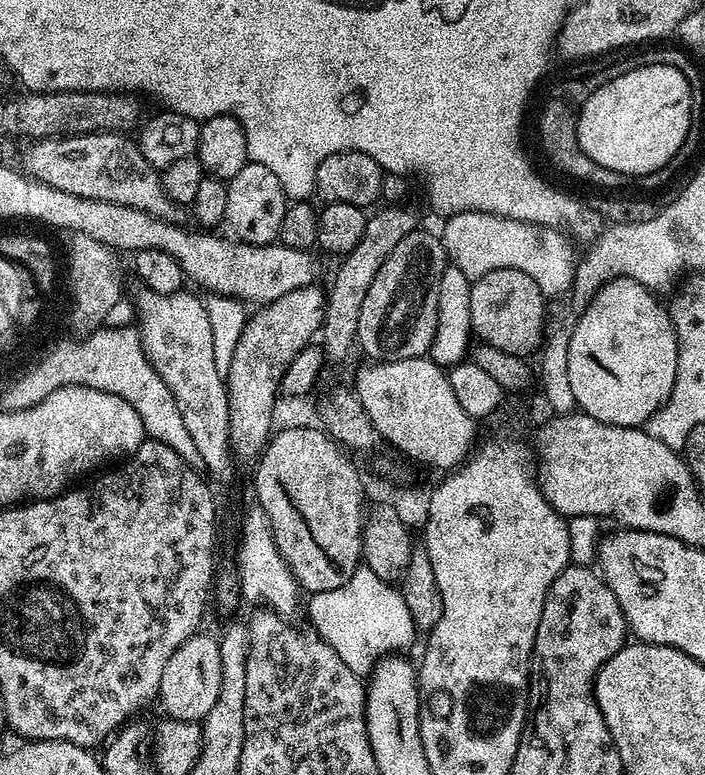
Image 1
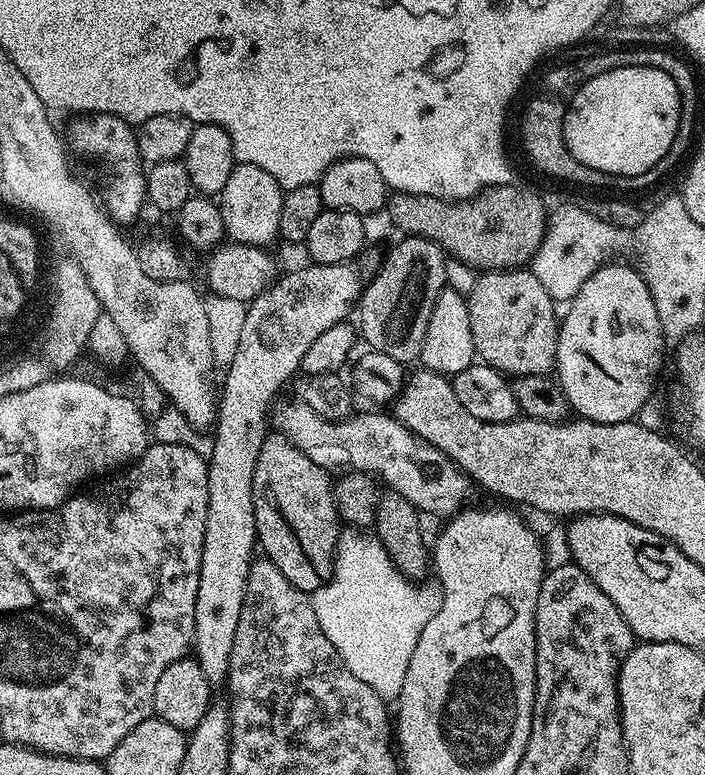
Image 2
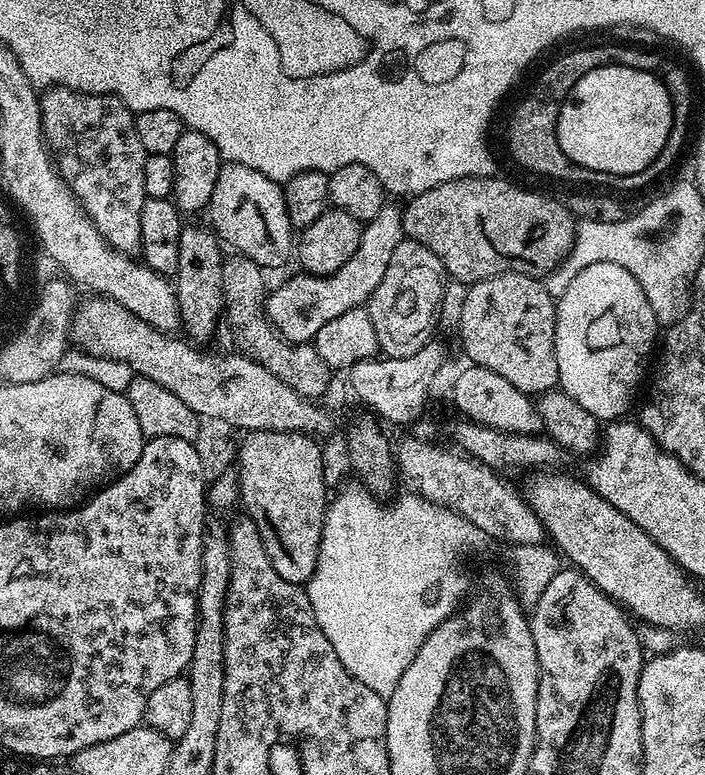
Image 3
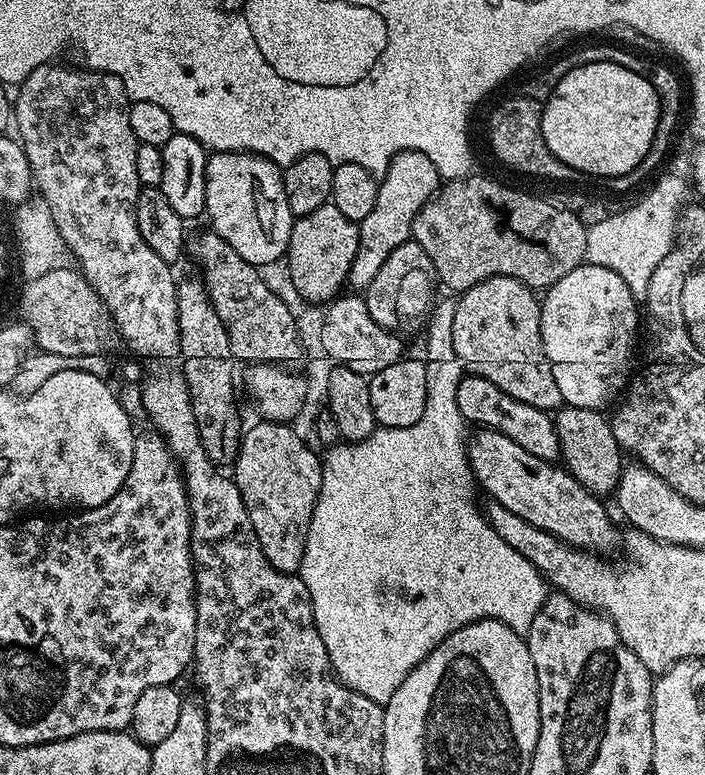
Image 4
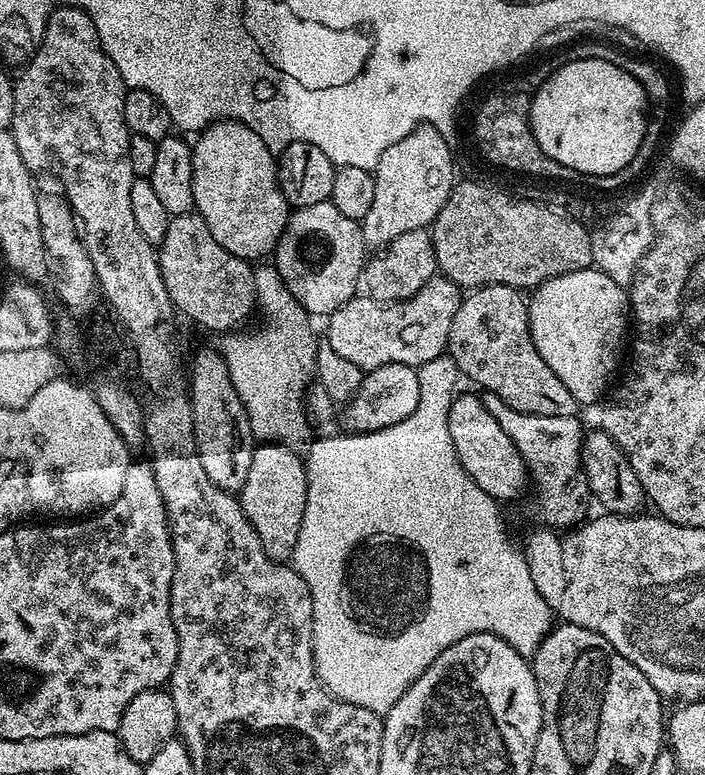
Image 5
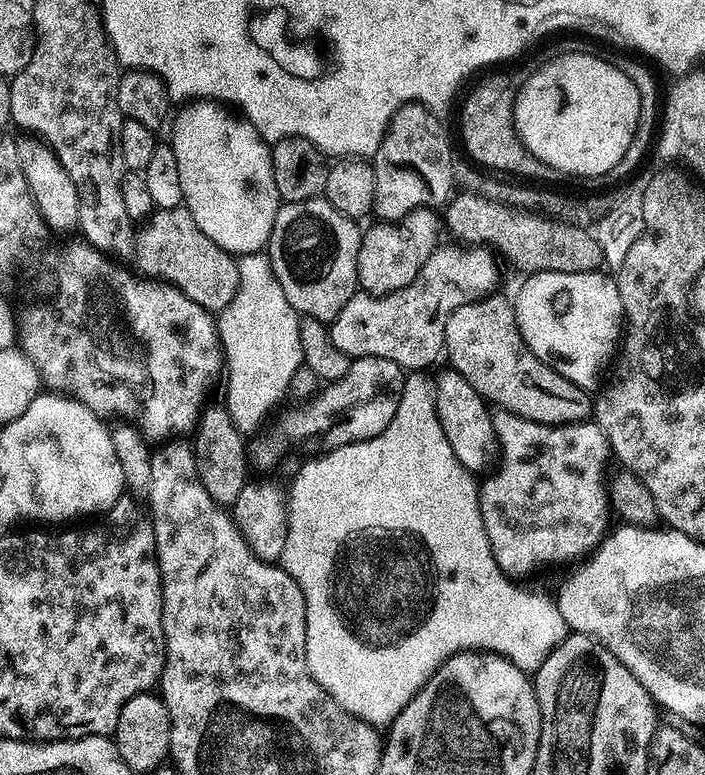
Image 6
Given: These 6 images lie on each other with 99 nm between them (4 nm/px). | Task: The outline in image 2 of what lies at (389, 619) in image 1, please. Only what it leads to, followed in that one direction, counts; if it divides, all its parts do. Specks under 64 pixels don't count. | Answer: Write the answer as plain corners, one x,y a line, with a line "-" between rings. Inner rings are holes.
344,530
336,543
332,577
311,593
322,634
330,638
350,674
366,682
386,702
399,697
410,654
414,654
426,622
440,609
440,589
428,583
413,582
397,570
379,536
364,530

